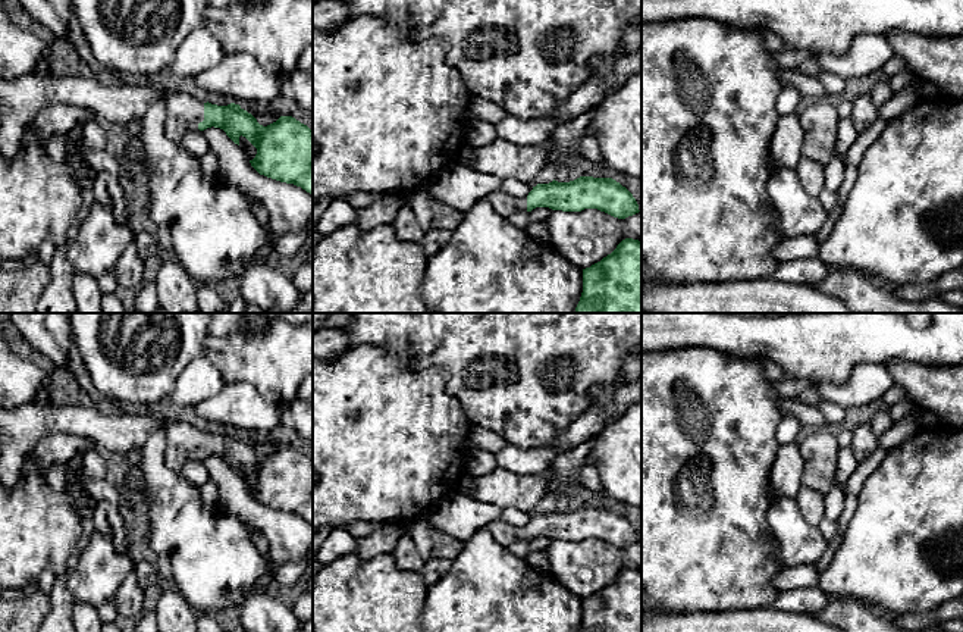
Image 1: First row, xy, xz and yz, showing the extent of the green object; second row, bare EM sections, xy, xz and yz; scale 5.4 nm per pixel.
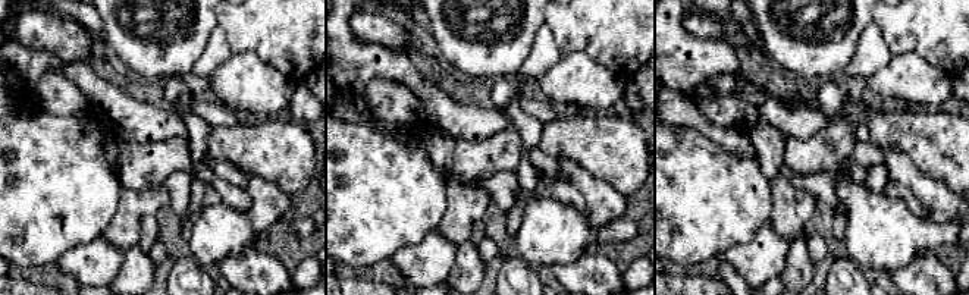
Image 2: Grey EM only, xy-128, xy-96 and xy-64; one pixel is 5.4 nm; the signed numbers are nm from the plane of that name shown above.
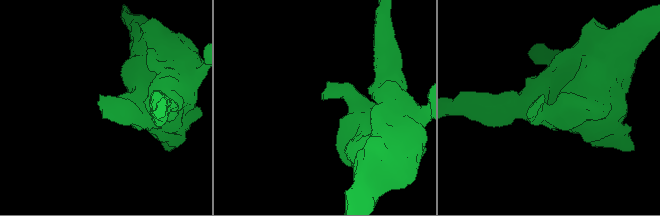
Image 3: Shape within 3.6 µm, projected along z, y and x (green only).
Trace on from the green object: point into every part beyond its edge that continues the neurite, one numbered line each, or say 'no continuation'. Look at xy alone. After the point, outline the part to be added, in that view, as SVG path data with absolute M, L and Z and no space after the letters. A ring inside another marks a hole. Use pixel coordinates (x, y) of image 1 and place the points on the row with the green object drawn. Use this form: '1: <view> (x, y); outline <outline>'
1: xy (184, 112); outline M176 91L166 98L166 135L175 143L181 143L189 129L198 129L204 121L204 101L186 93Z

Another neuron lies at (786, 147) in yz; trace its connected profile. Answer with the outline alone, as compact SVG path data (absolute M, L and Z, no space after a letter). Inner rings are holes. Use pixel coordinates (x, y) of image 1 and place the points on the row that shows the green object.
M799 115L780 116L771 141L771 154L780 168L794 169L802 159L803 131Z

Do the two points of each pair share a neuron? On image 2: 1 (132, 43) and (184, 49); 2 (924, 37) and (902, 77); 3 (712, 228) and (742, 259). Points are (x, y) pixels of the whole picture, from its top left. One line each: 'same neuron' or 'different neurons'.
1: same neuron
2: different neurons
3: different neurons

